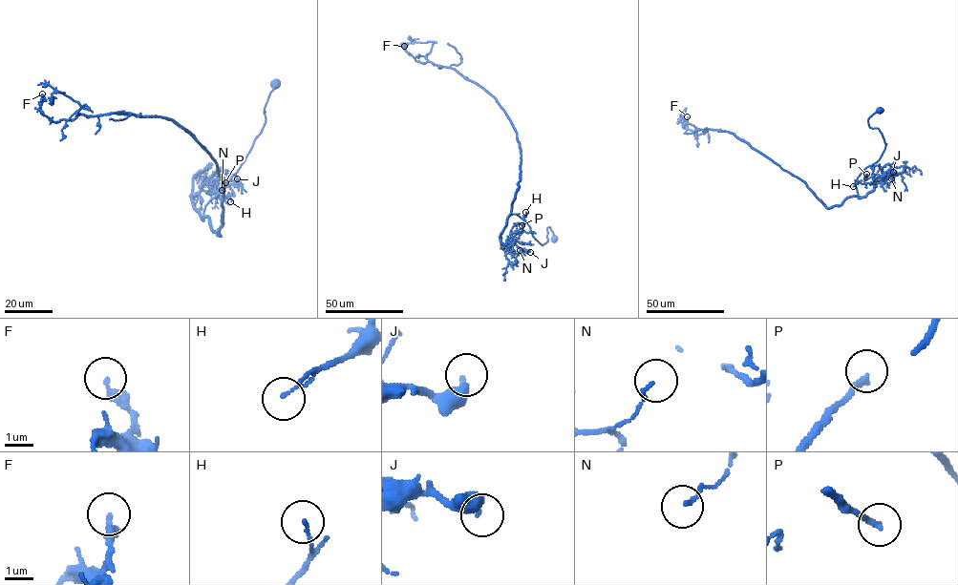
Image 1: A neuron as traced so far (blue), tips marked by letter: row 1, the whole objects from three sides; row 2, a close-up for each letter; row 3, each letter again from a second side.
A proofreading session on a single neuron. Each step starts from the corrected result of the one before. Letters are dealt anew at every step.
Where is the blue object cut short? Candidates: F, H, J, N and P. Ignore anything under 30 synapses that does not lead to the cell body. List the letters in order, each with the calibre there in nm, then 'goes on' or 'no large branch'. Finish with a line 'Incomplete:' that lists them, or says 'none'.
F: calibre 320 nm; no large branch
H: calibre 100 nm; no large branch
J: calibre 360 nm; no large branch
N: calibre 100 nm; no large branch
P: calibre 200 nm; no large branch
Incomplete: none

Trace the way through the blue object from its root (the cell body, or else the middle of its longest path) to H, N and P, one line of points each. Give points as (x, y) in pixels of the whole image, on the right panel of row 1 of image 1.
H: (880, 111), (868, 123), (879, 130), (885, 146), (856, 180), (858, 195), (864, 197), (887, 178), (853, 186)
N: (880, 111), (868, 123), (879, 130), (885, 146), (856, 180), (858, 195), (864, 197), (895, 174), (891, 178)
P: (880, 111), (868, 123), (885, 146), (855, 181), (861, 197), (885, 179), (883, 174), (864, 178), (866, 174)

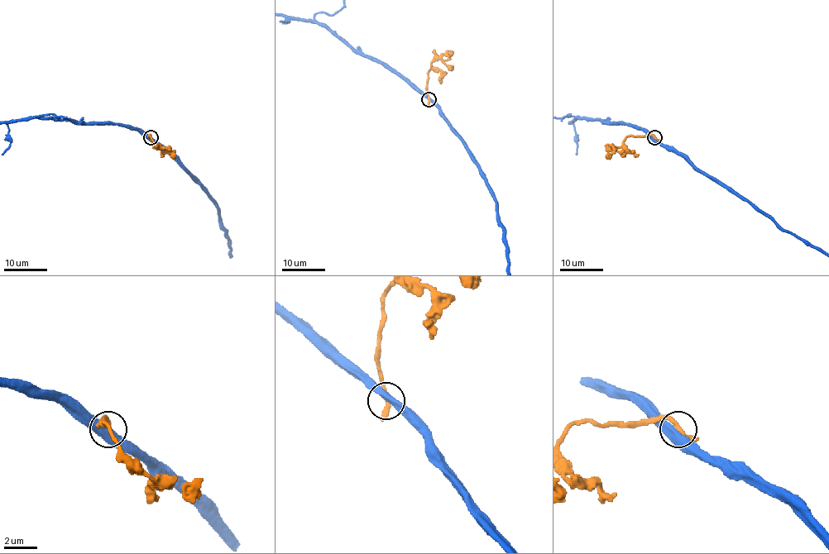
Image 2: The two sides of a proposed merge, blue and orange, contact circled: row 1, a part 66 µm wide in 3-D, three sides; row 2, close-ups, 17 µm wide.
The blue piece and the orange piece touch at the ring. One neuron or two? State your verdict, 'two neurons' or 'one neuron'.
two neurons

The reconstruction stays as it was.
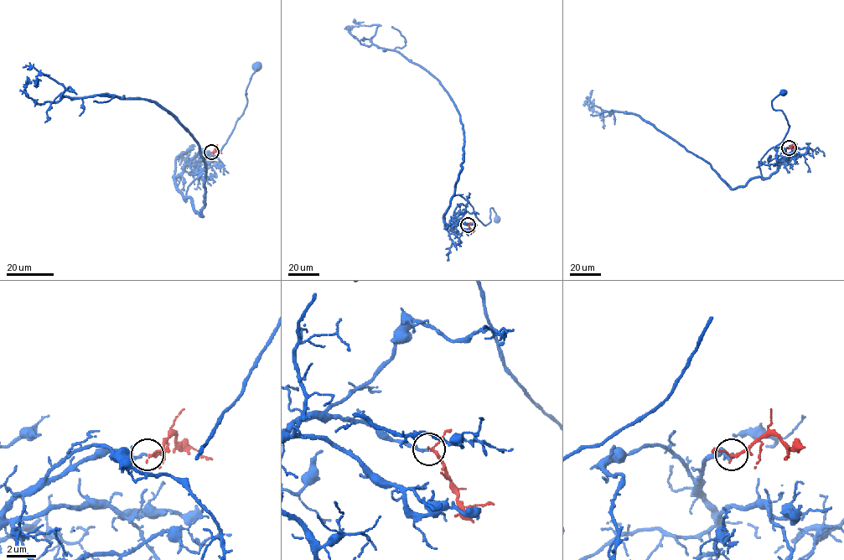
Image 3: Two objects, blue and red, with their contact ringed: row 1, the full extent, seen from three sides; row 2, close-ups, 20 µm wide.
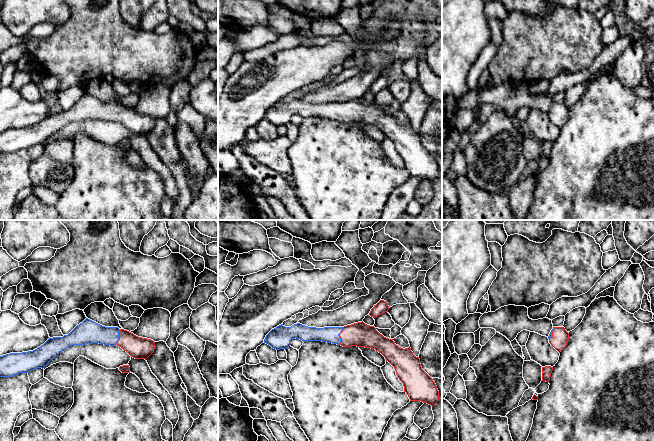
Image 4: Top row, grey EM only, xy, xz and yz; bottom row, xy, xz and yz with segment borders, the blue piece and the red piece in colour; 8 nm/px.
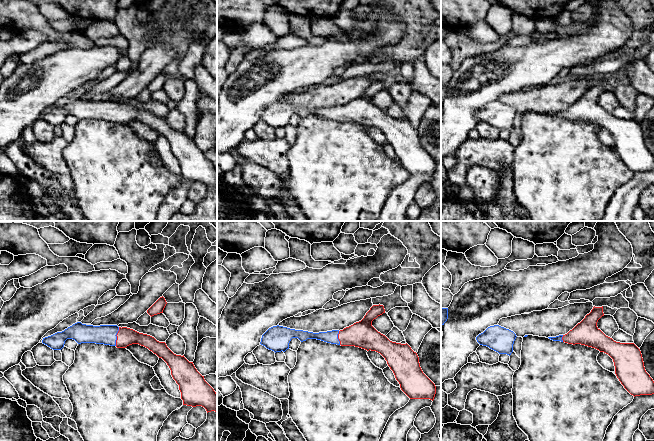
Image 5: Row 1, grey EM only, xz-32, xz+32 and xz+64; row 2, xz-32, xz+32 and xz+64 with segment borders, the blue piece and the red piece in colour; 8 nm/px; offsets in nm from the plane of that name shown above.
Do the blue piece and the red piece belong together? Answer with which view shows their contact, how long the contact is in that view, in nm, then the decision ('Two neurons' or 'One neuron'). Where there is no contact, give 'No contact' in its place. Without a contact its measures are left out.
Touches blue in xz. Shared border 150 nm. One neuron

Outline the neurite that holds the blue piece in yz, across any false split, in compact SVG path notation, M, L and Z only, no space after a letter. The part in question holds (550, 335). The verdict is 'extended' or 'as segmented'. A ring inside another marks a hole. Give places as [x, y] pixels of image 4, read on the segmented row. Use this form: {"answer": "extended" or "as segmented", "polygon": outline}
{"answer": "extended", "polygon": "M553 327L548 339L551 346L560 353L567 346L569 341L569 333L564 327Z"}

